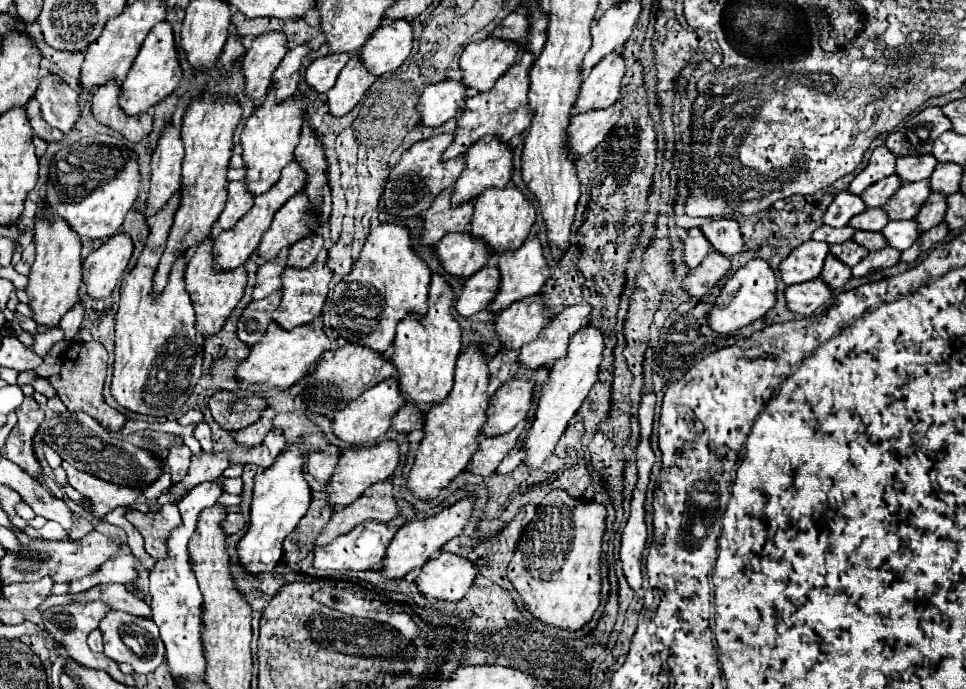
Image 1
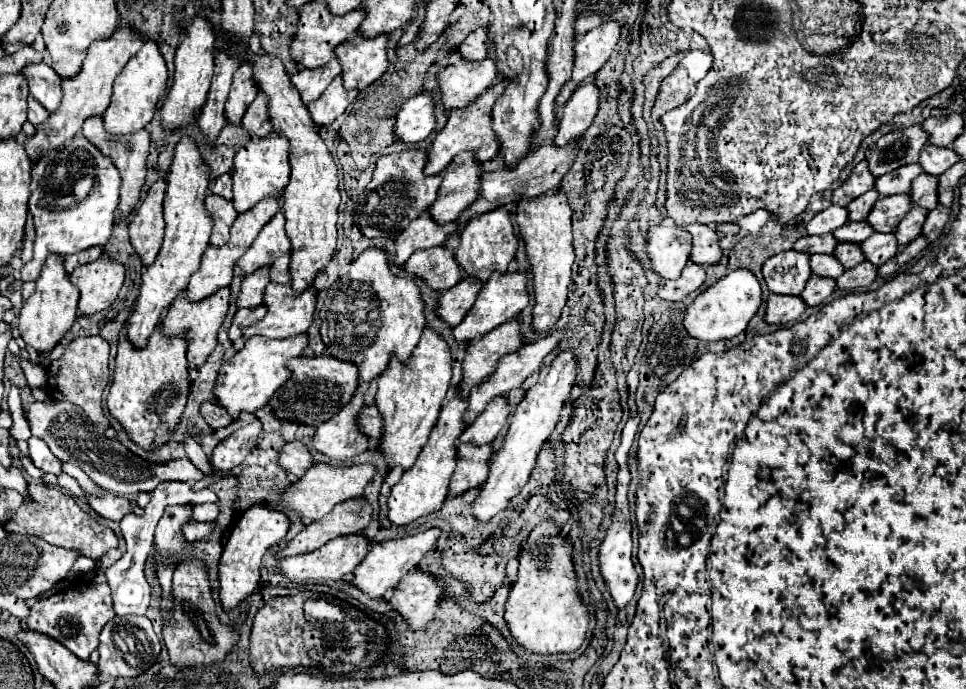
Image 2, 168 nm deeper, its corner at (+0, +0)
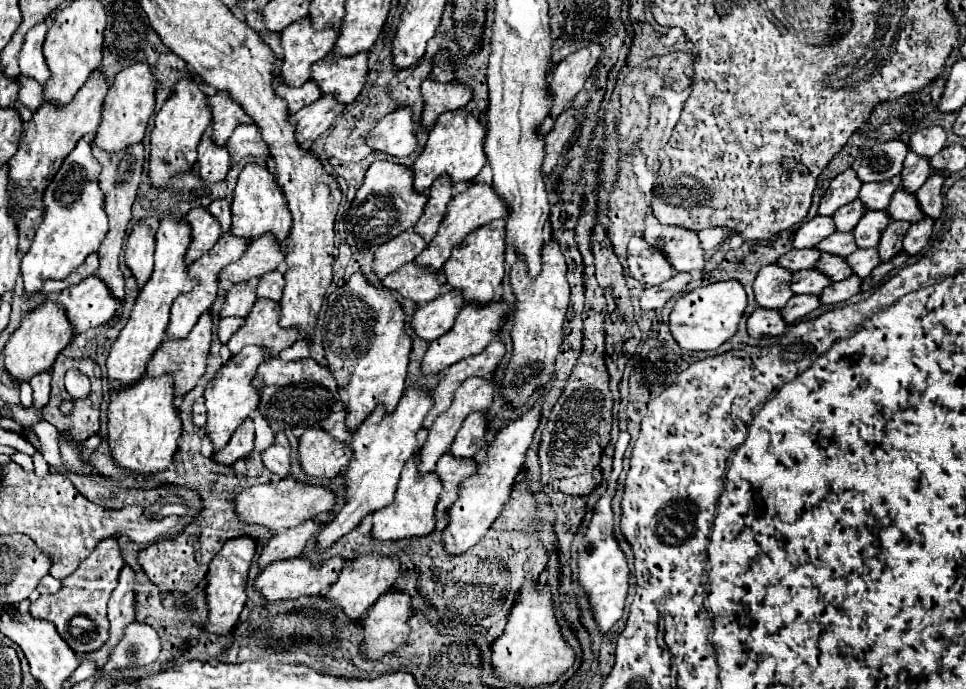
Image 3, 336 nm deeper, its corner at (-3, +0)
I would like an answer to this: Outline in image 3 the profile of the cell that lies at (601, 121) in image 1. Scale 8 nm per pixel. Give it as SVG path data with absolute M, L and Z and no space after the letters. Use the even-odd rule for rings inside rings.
M469 184L461 194L457 194L449 208L447 208L447 216L443 220L443 224L439 226L437 236L431 240L431 244L415 258L415 262L419 266L431 266L433 270L441 270L443 264L449 260L453 246L457 246L469 232L473 232L475 228L489 224L495 218L507 218L509 216L509 206L505 204L505 200L493 190L491 184Z

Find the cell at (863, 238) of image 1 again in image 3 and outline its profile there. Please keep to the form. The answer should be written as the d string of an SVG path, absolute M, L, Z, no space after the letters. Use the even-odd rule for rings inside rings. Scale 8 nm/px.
M825 252L819 258L819 264L815 268L819 268L821 272L825 272L831 280L843 280L845 276L851 276L853 274L853 268L847 264L845 258L835 256L835 254L829 254L829 252Z

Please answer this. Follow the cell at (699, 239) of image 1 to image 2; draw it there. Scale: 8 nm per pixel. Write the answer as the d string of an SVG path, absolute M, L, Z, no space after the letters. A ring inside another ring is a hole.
M652 226L646 236L646 252L652 270L664 280L676 280L688 264L692 236L678 226Z

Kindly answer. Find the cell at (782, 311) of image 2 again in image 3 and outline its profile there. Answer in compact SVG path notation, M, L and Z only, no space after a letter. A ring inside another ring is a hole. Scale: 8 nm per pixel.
M759 306L747 320L747 332L755 338L759 338L761 334L783 336L787 332L787 322L779 314L779 310Z

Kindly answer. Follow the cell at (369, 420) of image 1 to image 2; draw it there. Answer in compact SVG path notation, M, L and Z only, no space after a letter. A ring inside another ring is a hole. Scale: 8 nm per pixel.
M358 394L338 414L316 428L312 446L316 452L328 456L334 462L350 460L368 448L368 438L358 432L358 410L364 408L364 394Z

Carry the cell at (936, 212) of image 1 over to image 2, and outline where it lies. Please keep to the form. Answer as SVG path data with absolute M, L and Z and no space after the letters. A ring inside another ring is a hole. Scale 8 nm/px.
M914 206L914 208L900 220L900 224L898 224L896 230L894 230L894 236L896 236L898 244L900 244L900 248L908 246L914 238L920 236L922 224L924 224L924 220L926 220L926 214L928 214L928 210L920 208L920 206Z

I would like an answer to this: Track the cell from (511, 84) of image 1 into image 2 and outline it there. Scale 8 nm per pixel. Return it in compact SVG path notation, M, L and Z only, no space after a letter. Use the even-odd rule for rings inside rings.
M498 78L496 86L488 88L488 92L484 92L482 96L472 100L466 108L448 112L446 126L436 134L436 138L434 138L434 142L432 142L430 150L428 150L428 160L426 160L426 166L424 166L426 176L440 174L454 160L454 156L458 156L464 150L470 150L476 156L476 162L486 162L486 160L492 160L496 156L500 144L498 144L498 140L496 140L494 132L492 132L492 126L490 126L490 120L492 120L490 112L492 112L494 100L504 92L504 86L506 86L506 82L502 78Z

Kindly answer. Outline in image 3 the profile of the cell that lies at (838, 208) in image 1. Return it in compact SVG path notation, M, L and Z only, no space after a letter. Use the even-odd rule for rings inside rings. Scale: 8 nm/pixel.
M815 216L813 220L801 224L801 228L793 236L793 246L795 248L813 248L817 246L823 238L835 232L835 222L831 216Z

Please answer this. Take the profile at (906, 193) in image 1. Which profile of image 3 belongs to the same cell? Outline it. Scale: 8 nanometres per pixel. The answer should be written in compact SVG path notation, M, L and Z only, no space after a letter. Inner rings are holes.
M869 210L863 214L863 220L855 226L855 242L859 248L871 248L877 246L881 240L883 230L891 224L891 216L887 210Z

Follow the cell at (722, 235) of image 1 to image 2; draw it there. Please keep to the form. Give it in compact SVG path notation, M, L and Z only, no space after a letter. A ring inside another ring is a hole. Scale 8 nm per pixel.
M686 224L680 226L684 230L688 230L688 234L692 234L692 252L690 252L690 260L694 264L714 264L722 258L722 248L718 246L718 236L714 230L710 230L704 224Z

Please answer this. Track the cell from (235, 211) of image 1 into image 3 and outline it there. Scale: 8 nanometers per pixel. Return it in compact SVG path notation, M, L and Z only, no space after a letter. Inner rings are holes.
M207 208L189 210L185 220L193 228L193 240L191 240L191 248L187 252L187 264L191 264L215 246L223 228L221 228L219 220Z

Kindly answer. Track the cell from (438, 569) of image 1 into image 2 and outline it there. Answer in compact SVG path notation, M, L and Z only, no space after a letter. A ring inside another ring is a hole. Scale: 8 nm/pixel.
M412 568L412 570L404 576L404 580L400 580L400 584L394 588L394 592L392 592L388 604L390 604L392 610L396 610L396 612L406 620L408 628L412 628L412 630L422 630L422 628L426 628L426 624L434 618L434 612L436 612L436 606L438 606L442 594L444 594L444 584L442 584L442 582L434 580L434 578L428 576L428 574L422 574L418 568Z

